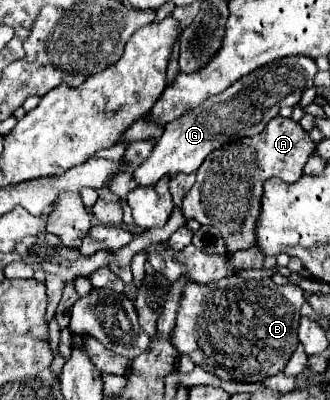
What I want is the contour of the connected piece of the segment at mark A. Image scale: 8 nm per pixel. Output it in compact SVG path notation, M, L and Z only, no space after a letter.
M274 117L260 135L230 141L226 147L220 147L206 157L206 163L202 163L196 173L198 177L194 187L182 201L184 217L196 219L200 225L220 229L228 253L250 249L256 241L254 225L260 211L264 181L270 177L280 177L286 183L296 183L304 175L304 165L312 157L314 149L314 141L298 121Z

